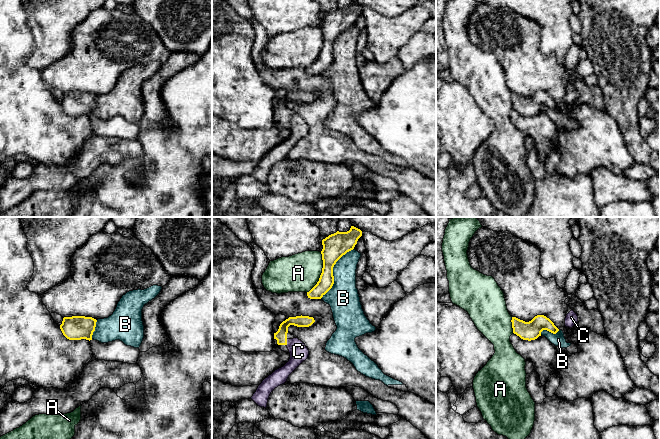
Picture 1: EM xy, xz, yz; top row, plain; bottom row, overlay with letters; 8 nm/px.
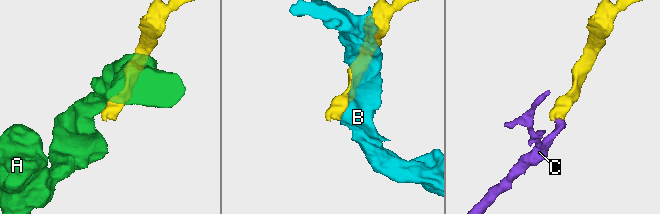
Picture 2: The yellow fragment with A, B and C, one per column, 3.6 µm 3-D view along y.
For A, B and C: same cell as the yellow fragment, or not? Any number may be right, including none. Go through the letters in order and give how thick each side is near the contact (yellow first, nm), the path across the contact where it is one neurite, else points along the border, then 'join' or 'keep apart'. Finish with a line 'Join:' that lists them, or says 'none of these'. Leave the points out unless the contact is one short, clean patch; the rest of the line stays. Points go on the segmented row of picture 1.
A: 190 nm thick on the yellow side, 300 nm on the other; keep apart
B: 200 nm thick on the yellow side, 260 nm on the other; keep apart
C: 100 nm thick on the yellow side, 150 nm on the other; runs through xz (300, 321), (283, 328), (286, 342), (298, 351); join
Join: C

